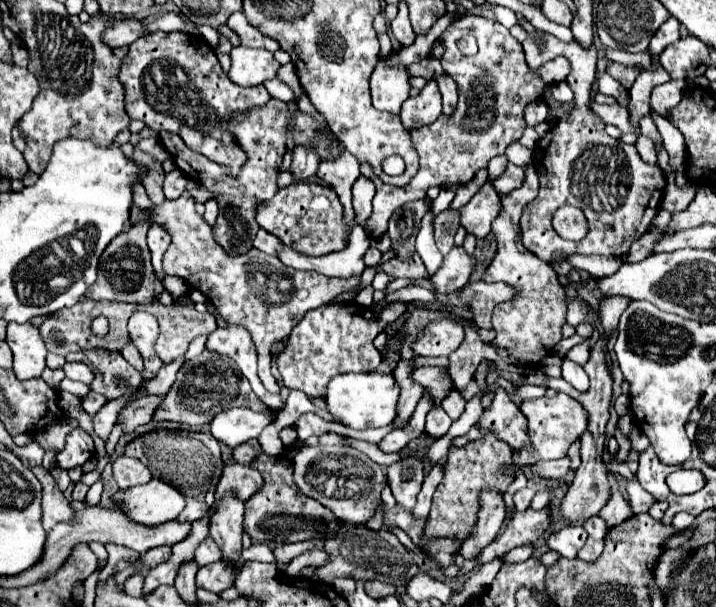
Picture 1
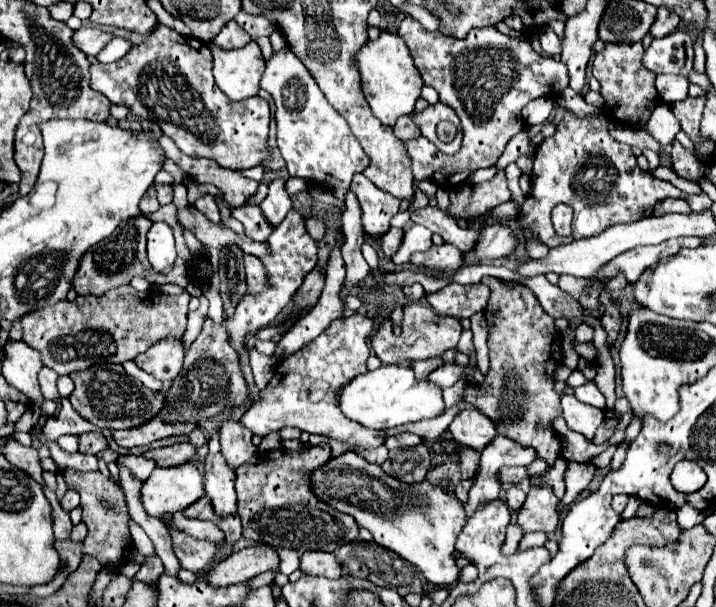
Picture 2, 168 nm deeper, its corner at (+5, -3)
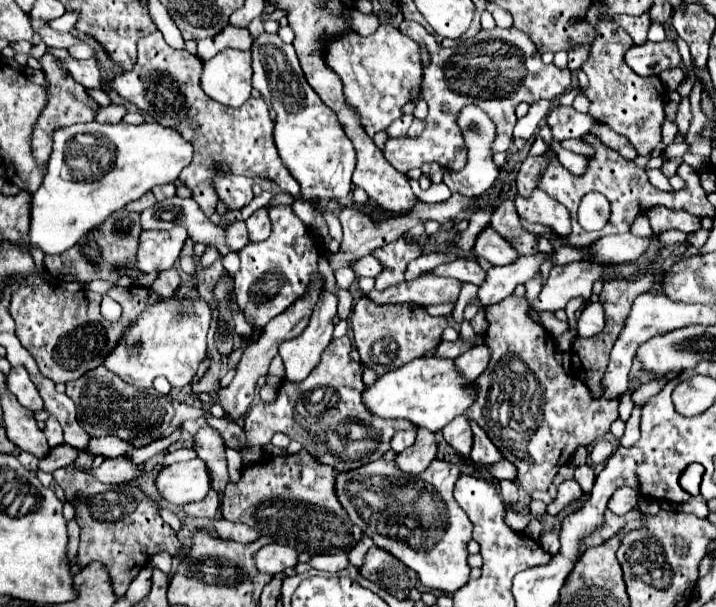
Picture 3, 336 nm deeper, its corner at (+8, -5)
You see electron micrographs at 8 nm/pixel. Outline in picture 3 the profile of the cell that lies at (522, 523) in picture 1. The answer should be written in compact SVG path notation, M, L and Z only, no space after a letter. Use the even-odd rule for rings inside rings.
M508 296L498 304L486 308L488 330L484 334L484 344L488 346L492 360L488 368L476 380L476 402L472 402L472 410L468 410L468 418L474 420L480 428L486 430L490 440L498 446L506 460L510 460L518 468L518 482L528 496L534 492L548 492L558 470L568 464L578 446L590 446L594 440L610 432L612 422L618 418L620 400L604 400L592 398L588 386L584 386L578 378L572 378L562 364L554 358L556 344L548 330L534 322L530 316L530 304L526 298Z

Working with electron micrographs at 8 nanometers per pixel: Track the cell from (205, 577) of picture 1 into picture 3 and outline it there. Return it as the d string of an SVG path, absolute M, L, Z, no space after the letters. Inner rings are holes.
M268 544L262 546L256 554L254 554L254 562L256 568L262 574L278 574L284 572L286 568L292 568L298 560L296 560L296 550L290 546L282 546L282 544Z

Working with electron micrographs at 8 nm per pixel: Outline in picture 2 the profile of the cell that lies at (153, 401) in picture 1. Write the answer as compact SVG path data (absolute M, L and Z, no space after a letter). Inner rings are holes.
M87 432L79 436L79 452L81 454L97 454L107 448L107 440L99 432Z

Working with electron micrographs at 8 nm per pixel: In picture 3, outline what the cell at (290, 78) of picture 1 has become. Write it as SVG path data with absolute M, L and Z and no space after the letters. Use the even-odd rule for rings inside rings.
M262 34L254 40L252 44L252 70L254 70L254 78L252 78L252 86L262 94L262 98L276 110L276 126L274 126L274 144L278 148L278 154L282 158L282 164L288 168L288 172L298 180L302 194L306 198L320 198L320 200L340 200L340 198L348 198L348 194L352 192L352 172L356 168L356 152L352 142L344 136L344 130L340 126L340 120L336 118L336 114L332 114L332 110L328 110L328 106L324 106L324 102L320 102L320 96L312 90L312 86L308 86L304 72L298 64L294 46L284 44L278 34Z

